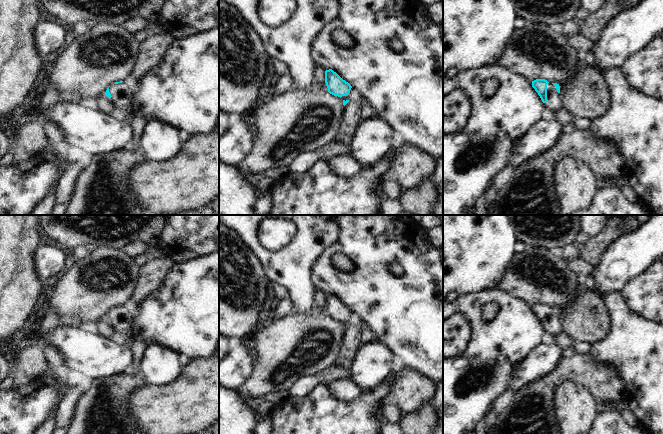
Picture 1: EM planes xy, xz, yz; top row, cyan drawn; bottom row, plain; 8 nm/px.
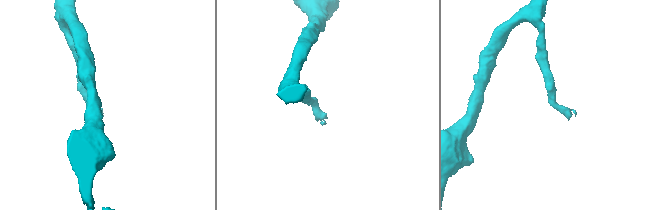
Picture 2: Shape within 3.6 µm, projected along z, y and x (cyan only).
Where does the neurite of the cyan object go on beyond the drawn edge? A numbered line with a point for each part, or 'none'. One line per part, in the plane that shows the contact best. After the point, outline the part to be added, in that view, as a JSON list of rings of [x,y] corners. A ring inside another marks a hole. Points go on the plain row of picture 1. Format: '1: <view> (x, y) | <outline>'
1: yz (554, 327) | [[[552,307],[547,308],[547,326],[543,328],[545,331],[544,343],[556,343],[557,337],[564,332],[560,317]]]

